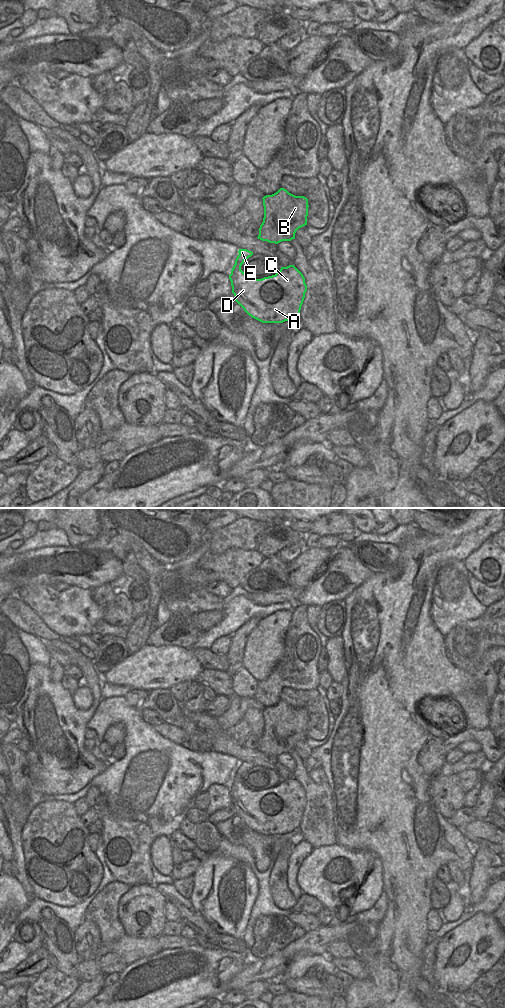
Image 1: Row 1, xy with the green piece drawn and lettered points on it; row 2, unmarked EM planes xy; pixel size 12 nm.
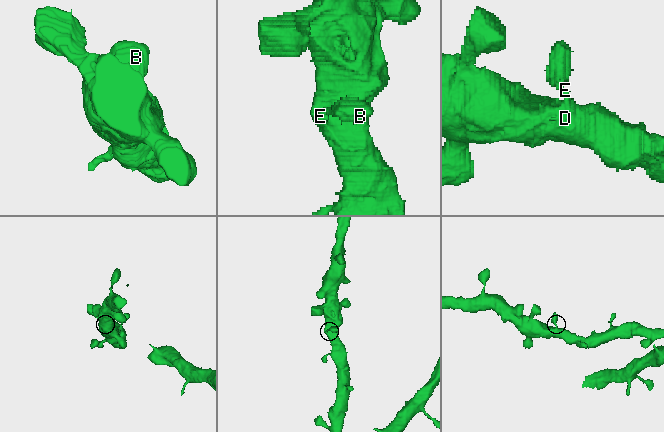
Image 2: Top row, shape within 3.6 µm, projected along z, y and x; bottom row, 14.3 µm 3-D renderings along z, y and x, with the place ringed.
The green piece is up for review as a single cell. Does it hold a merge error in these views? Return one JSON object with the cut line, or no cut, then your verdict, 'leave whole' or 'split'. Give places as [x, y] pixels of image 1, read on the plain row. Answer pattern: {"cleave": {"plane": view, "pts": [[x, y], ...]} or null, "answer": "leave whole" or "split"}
{"cleave": null, "answer": "leave whole"}

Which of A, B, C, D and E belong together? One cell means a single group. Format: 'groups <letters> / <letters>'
groups A B C D E

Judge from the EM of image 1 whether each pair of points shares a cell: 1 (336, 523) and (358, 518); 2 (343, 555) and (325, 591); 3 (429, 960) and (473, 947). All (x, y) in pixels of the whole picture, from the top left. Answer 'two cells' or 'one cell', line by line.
1: two cells
2: one cell
3: two cells

